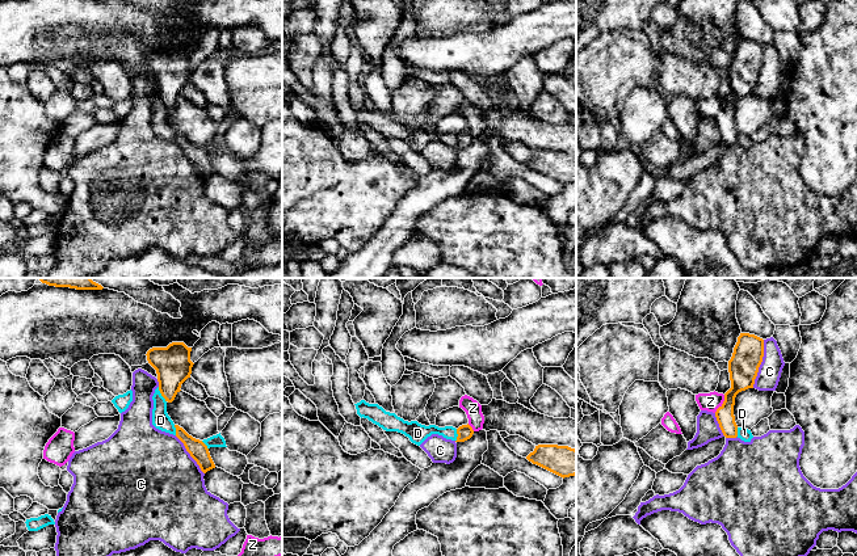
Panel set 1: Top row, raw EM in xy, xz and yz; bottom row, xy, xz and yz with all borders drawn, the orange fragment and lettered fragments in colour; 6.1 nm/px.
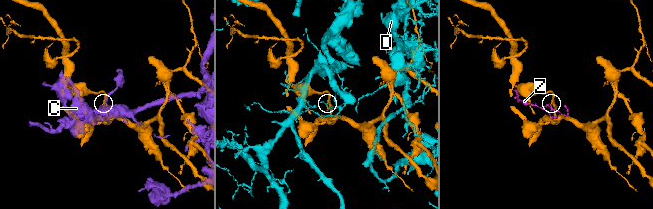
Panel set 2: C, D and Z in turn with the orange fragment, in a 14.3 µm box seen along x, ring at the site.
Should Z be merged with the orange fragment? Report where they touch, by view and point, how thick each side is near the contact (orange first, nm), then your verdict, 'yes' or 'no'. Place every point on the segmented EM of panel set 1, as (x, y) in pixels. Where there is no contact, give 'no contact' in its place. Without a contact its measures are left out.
contact yz (722, 404); calibres 180 and 110 nm; no

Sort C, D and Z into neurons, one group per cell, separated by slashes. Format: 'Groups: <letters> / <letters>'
Groups: C / D / Z

